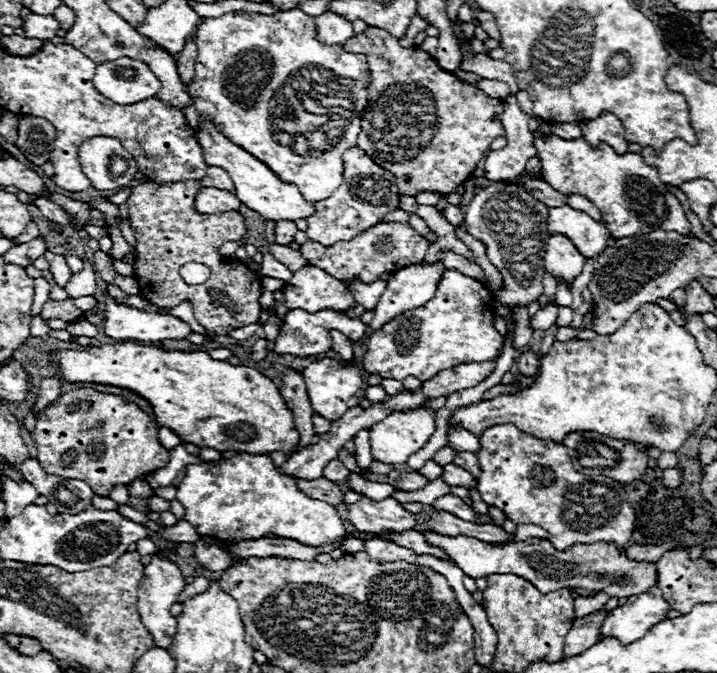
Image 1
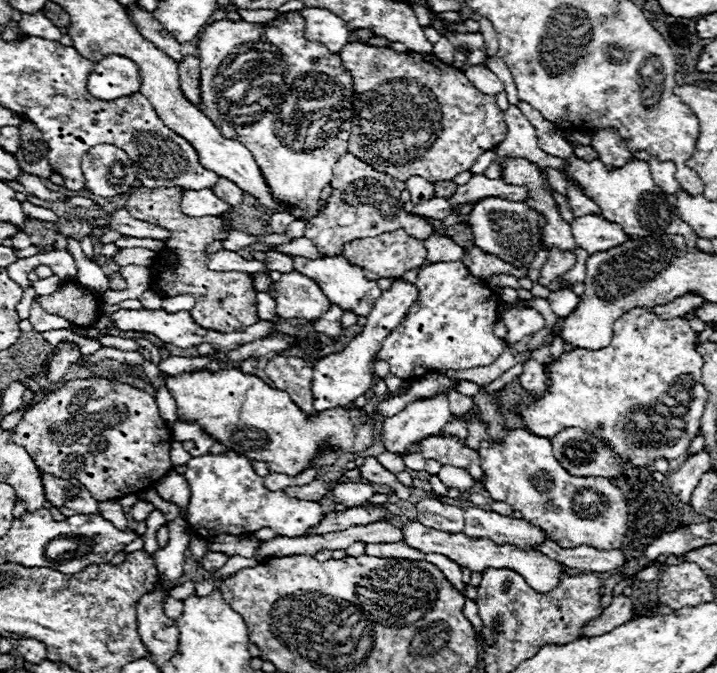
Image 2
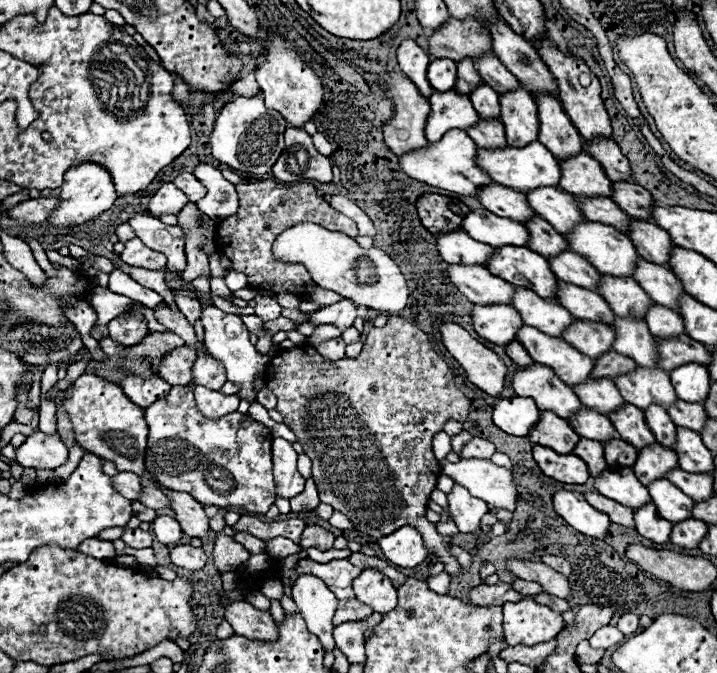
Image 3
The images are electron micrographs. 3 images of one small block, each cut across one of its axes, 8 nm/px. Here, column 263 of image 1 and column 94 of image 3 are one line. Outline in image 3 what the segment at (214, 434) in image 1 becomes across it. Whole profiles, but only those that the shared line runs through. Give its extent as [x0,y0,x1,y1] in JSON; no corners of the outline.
[62,374,148,478]

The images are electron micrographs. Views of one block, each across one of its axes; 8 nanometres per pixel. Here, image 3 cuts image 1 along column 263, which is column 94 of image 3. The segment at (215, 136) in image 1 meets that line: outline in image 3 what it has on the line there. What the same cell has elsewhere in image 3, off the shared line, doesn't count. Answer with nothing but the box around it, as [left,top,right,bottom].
[48,162,118,228]

